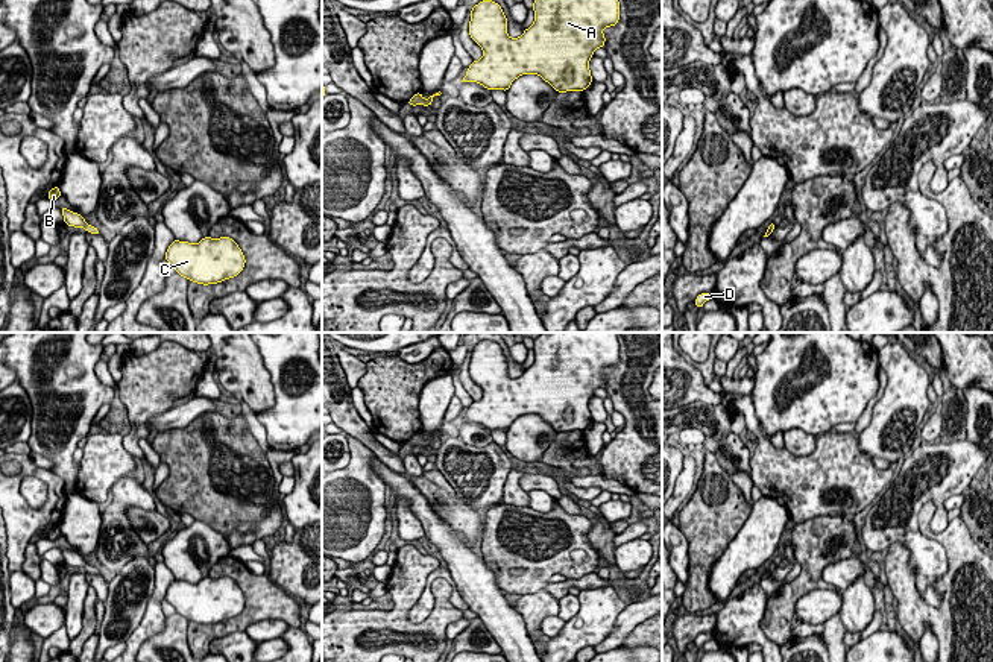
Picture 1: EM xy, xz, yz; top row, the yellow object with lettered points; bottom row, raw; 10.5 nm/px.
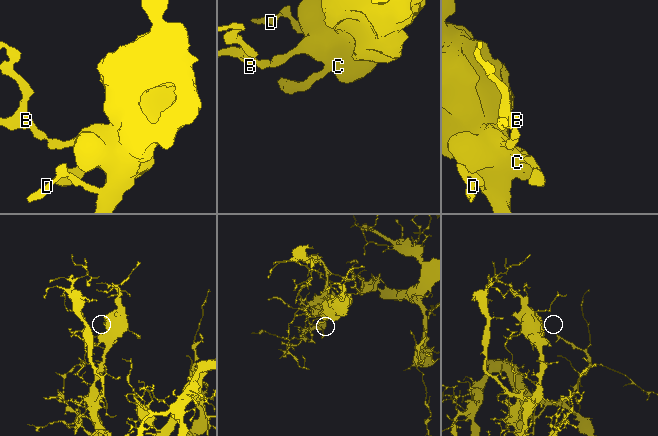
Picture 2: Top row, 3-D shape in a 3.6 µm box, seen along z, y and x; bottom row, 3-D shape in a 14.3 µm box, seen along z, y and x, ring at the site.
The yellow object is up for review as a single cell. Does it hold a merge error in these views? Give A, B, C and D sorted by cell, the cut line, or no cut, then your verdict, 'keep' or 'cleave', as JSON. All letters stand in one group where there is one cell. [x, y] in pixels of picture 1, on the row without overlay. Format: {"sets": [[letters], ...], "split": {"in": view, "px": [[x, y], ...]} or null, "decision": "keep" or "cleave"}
{"sets": [["A", "B", "C", "D"]], "split": null, "decision": "keep"}

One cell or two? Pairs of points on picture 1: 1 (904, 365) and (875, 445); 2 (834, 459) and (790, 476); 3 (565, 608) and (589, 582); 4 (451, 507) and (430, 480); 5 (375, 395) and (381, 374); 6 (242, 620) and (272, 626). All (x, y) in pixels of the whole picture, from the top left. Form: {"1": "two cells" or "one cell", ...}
{"1": "one cell", "2": "one cell", "3": "two cells", "4": "one cell", "5": "one cell", "6": "two cells"}

